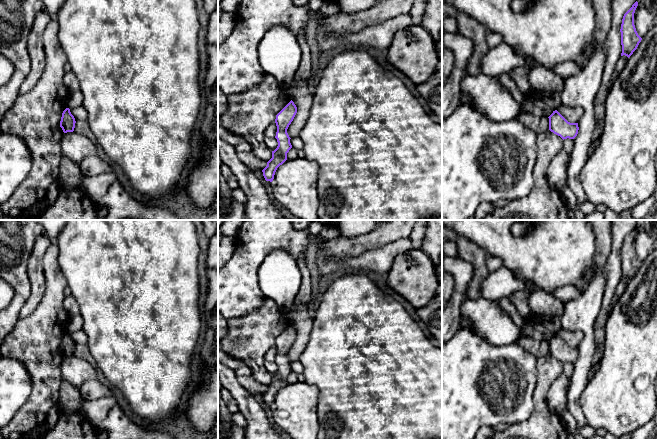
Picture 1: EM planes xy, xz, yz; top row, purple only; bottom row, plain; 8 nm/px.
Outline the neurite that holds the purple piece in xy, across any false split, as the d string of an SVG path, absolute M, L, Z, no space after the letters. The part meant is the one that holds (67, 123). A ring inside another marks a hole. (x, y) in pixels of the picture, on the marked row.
M66 108L62 113L60 121L60 127L62 128L63 132L64 133L73 132L75 128L75 123L76 123L75 118L71 114L70 109Z

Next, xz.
M291 100L277 115L275 123L277 132L275 138L278 146L272 151L272 158L267 162L267 166L262 170L266 181L272 182L277 168L287 160L287 153L292 148L287 129L297 113L297 107Z

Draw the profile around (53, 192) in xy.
M55 182L49 187L48 193L46 196L46 201L48 204L52 204L57 200L59 196L59 188L60 188L59 182Z

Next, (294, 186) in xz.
M306 158L286 160L272 181L272 199L301 220L318 220L319 166Z

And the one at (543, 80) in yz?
M535 66L528 74L531 86L539 92L558 92L563 88L564 81L553 71L542 66Z

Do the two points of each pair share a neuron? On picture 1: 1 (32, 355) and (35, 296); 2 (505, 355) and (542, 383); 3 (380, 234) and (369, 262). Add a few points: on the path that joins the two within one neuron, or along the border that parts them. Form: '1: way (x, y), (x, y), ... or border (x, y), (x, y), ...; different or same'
1: border (45, 288), (38, 305), (28, 315), (19, 319); different
2: border (538, 358), (537, 381), (533, 392), (533, 402); different
3: border (396, 240), (352, 257); different

